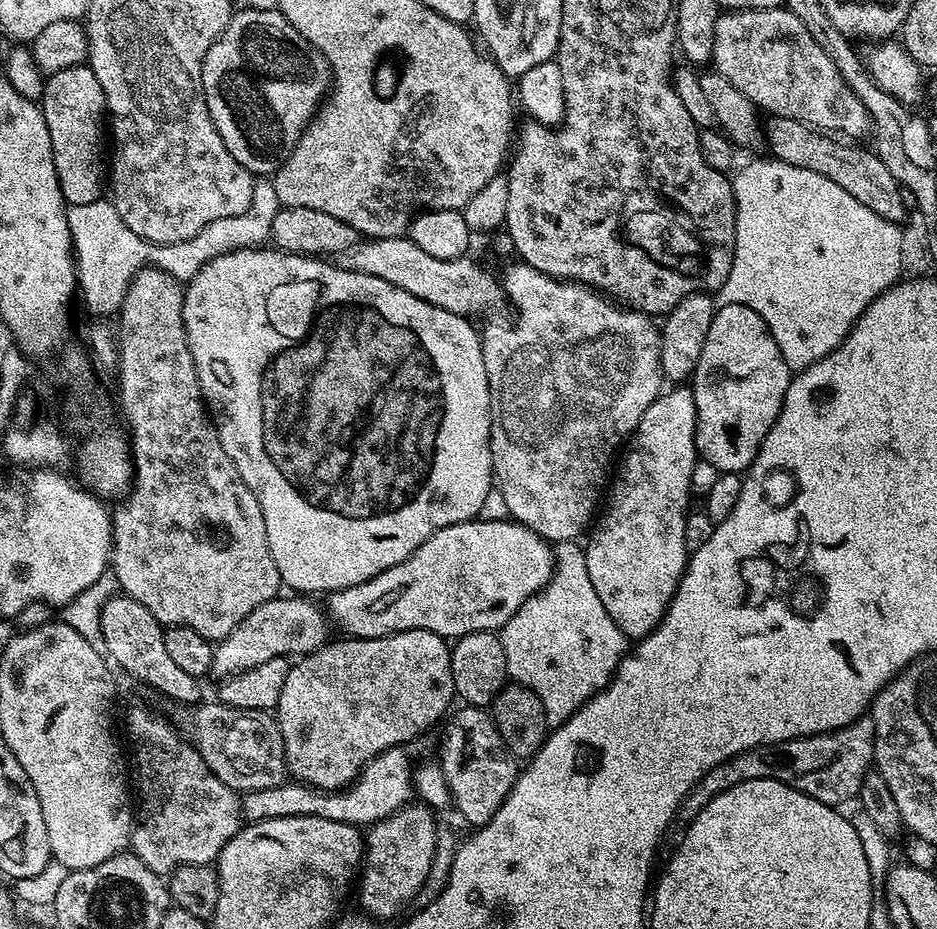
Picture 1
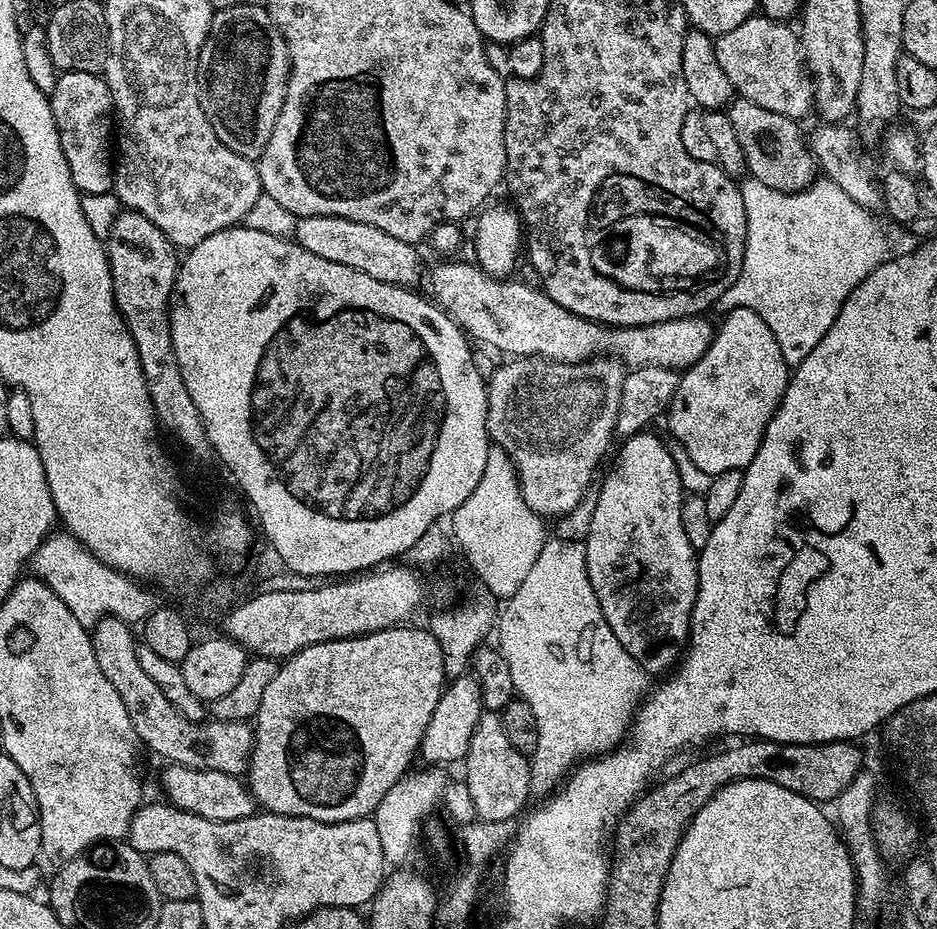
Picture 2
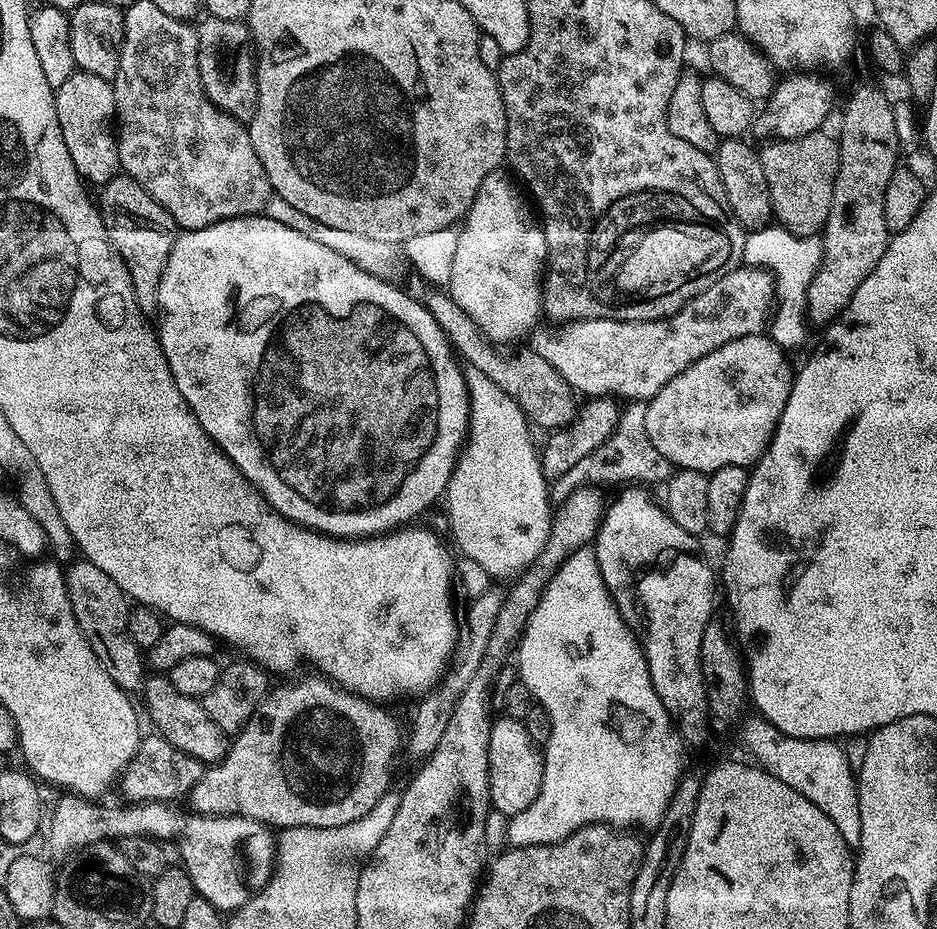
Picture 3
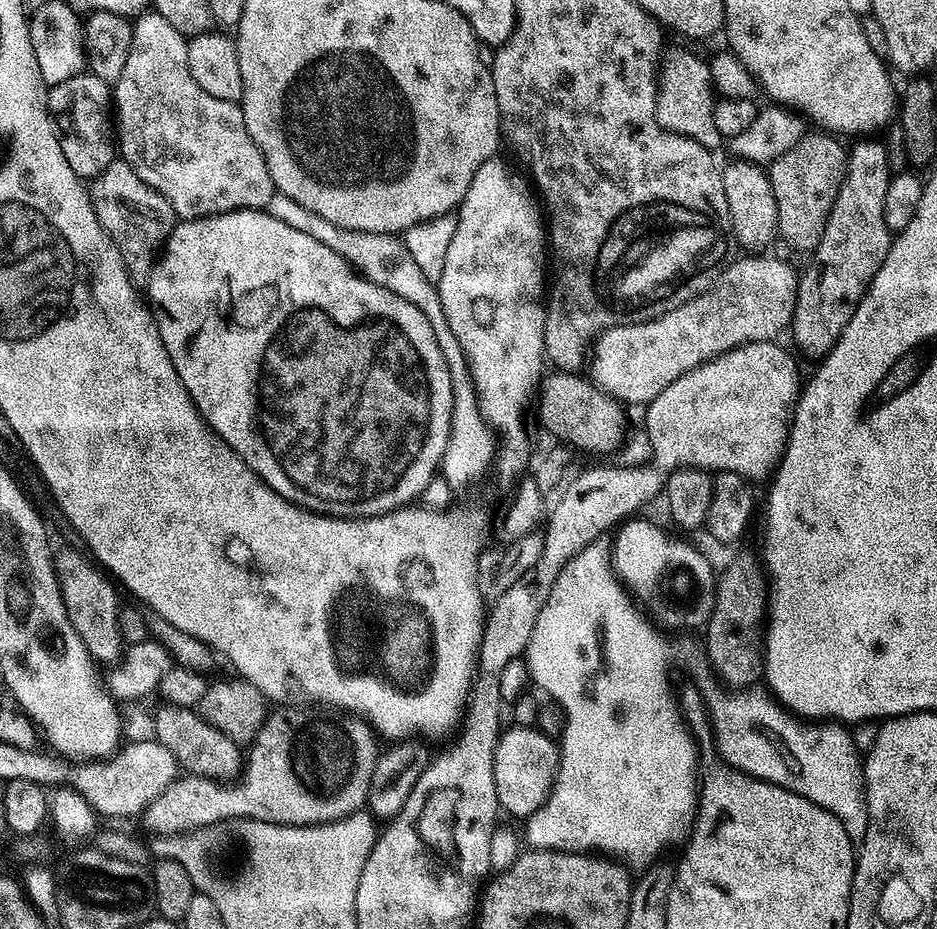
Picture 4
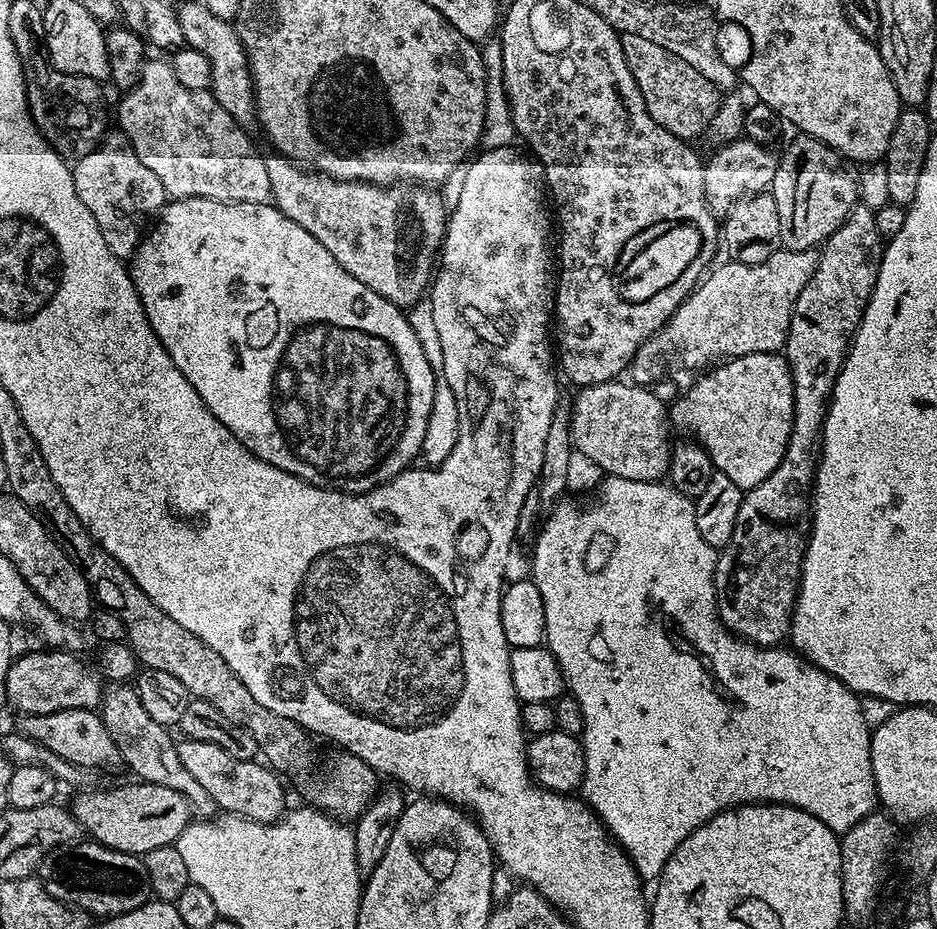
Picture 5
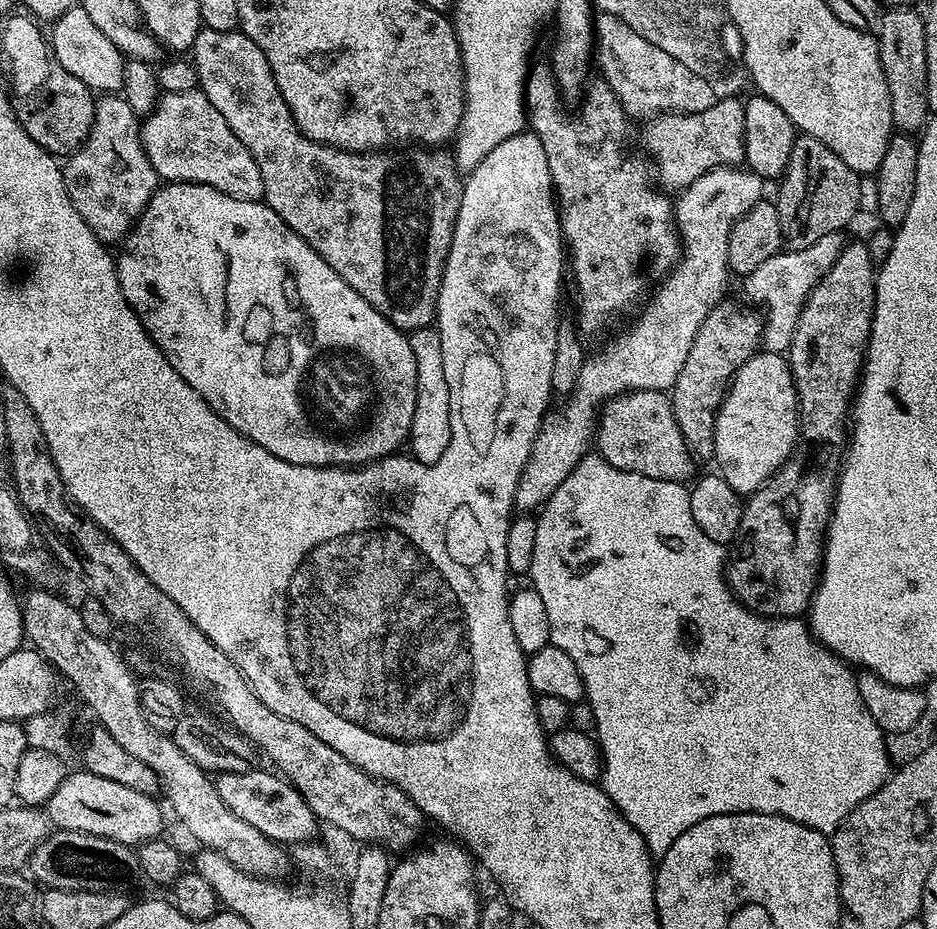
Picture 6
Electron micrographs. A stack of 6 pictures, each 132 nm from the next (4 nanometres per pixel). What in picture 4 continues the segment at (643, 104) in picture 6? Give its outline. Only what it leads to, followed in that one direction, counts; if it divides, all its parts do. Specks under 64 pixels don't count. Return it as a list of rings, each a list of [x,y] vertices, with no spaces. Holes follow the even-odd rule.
[[[669,47],[658,65],[656,86],[656,117],[667,132],[690,138],[702,146],[719,149],[722,138],[714,124],[714,112],[718,103],[712,86],[709,61],[687,52],[684,48]],[[669,51],[669,52],[668,52]],[[713,96],[713,97],[712,97]]]

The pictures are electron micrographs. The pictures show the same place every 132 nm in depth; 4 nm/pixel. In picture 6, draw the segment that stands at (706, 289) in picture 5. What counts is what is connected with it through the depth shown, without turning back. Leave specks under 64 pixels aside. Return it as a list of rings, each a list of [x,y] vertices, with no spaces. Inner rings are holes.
[[[843,231],[831,232],[818,238],[818,242],[813,242],[811,246],[781,250],[775,256],[766,258],[766,262],[762,262],[758,270],[743,277],[745,296],[743,299],[757,309],[764,308],[762,344],[767,351],[787,353],[794,334],[794,326],[802,314],[808,296],[818,286],[820,279],[832,269],[834,262],[838,262],[838,254],[842,254],[846,243],[844,235]]]

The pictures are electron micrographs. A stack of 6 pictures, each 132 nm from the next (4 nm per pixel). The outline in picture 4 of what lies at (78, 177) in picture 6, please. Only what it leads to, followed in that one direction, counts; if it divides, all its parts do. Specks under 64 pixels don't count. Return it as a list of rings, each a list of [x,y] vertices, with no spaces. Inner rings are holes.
[[[113,158],[110,166],[94,177],[90,184],[90,195],[94,214],[114,246],[118,246],[124,268],[133,284],[147,285],[152,265],[178,223],[170,202],[166,202],[166,198],[162,198],[162,194],[154,191],[149,184],[142,182],[142,178],[138,178],[136,171],[123,158]]]

